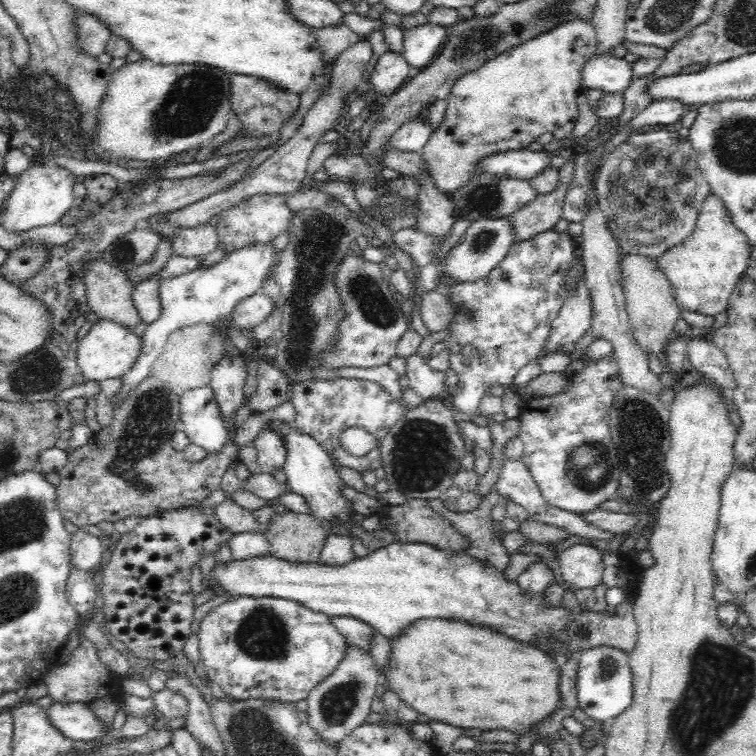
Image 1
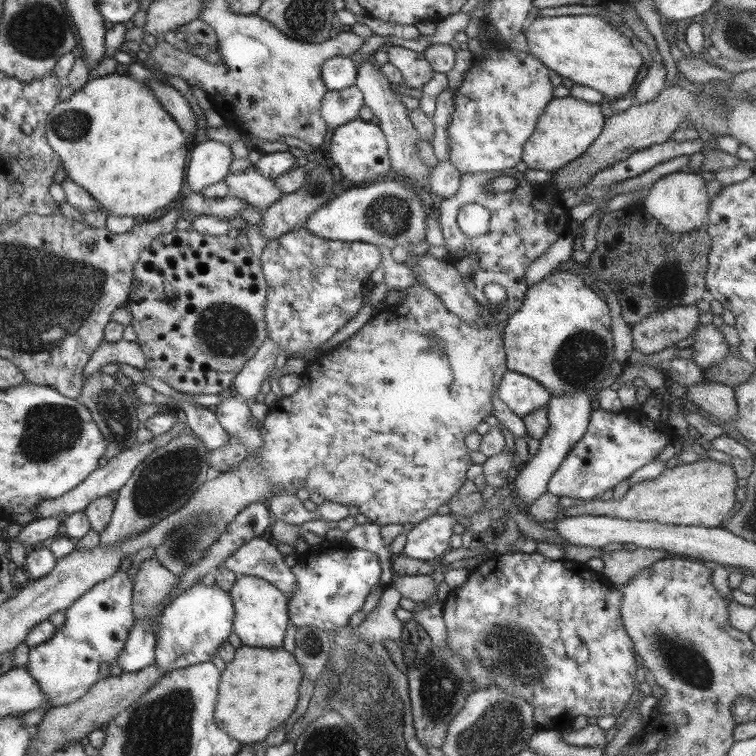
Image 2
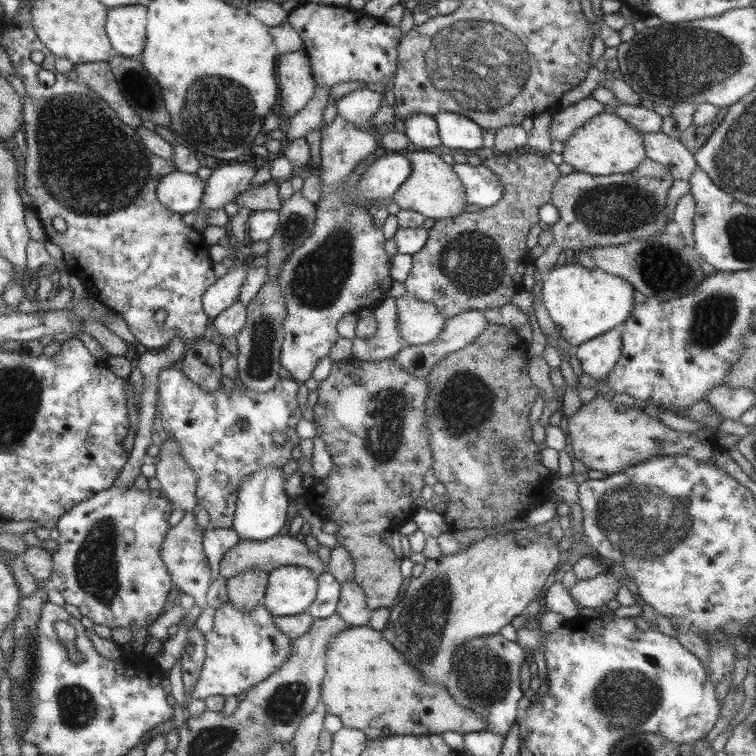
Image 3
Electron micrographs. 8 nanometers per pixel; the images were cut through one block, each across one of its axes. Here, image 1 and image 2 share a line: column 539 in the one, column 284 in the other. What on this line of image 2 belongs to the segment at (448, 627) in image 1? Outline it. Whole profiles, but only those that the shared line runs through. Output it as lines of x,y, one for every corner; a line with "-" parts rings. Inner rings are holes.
240,645
234,649
233,660
225,663
224,669
220,672
213,720
217,727
242,745
262,742
271,731
279,728
287,720
287,716
294,711
293,708
297,704
299,682
301,682
301,668
295,662
293,655
282,647
262,649

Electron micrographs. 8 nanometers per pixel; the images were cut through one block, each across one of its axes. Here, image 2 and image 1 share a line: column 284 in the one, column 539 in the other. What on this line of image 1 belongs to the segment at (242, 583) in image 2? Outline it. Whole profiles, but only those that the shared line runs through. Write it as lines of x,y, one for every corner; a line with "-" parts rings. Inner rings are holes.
394,540
392,543
378,548
363,557
355,557
354,561
348,562
348,564
343,566
327,566
322,565
320,563
294,563
288,562
286,560
278,559
276,556
272,556
270,553
262,554
262,556
253,556
253,558
245,559
245,560
237,560
234,559
228,563
221,563
217,562
217,564
213,567
213,572
211,576
208,578
210,582
215,583
218,585
218,588
222,588
224,592
230,594
231,597
252,597
252,598
262,598
262,597
274,597
280,598
284,600
294,601
300,603
300,605
306,607
306,609
310,609
312,611
316,611
317,613
326,614
329,616
351,616
352,618
360,619
360,621
368,624
368,626
372,627
376,631
378,631
382,636
388,638
393,638
396,634
400,634
406,626
410,626
414,620
420,620
420,618
442,618
444,620
465,620
470,624
474,624
476,626
483,626
488,627
489,629
495,628
498,633
502,633
503,635
509,636
514,640
522,641
525,643
530,642
530,640
534,640
538,634
540,636
546,636
548,640
553,644
554,650
558,653
560,650
560,646
567,645
565,642
558,643
554,640
553,637
550,637
550,632
554,632
556,636
561,637
562,630
566,628
566,624
572,620
572,614
568,613
562,605
559,607
546,607
544,605
544,599
542,599
542,594
534,595
533,597
526,597
526,595
522,595
522,591
520,591
520,587
518,587
518,583
516,582
506,582
504,579
503,573
499,572
496,568
494,568
490,563
481,564
479,560
476,560
473,556
468,555
468,553
462,553
459,556
455,556
452,552
447,550
440,550
434,546
430,546
424,543
401,543
400,541

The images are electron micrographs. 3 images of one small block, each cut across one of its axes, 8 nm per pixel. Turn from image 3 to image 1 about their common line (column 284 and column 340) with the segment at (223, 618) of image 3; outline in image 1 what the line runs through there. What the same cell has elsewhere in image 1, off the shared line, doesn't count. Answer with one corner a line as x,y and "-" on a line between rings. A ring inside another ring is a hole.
231,597
206,614
199,622
197,633
200,660
206,666
209,679
228,696
238,701
263,698
280,703
298,703
317,684
334,672
344,656
347,642
330,623
328,615
317,613
298,602
274,597

